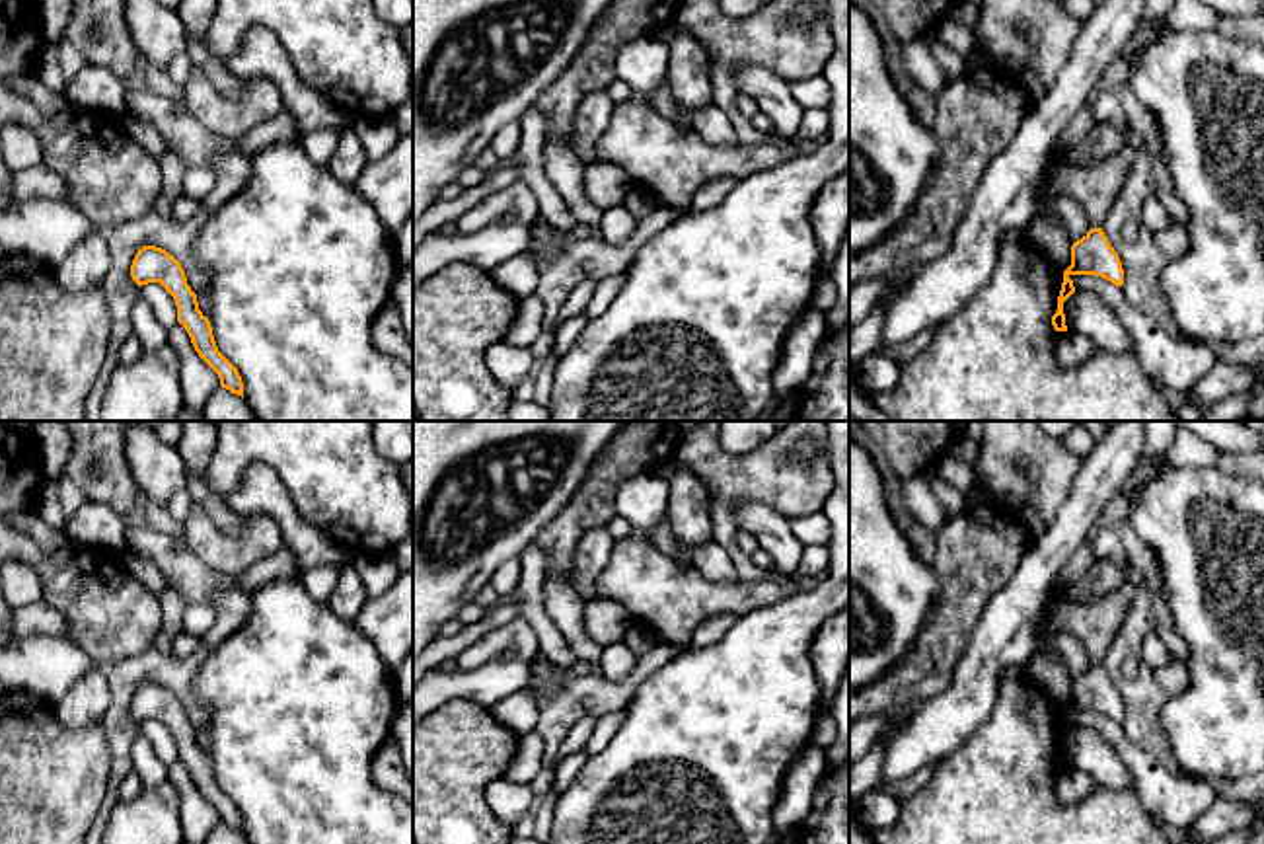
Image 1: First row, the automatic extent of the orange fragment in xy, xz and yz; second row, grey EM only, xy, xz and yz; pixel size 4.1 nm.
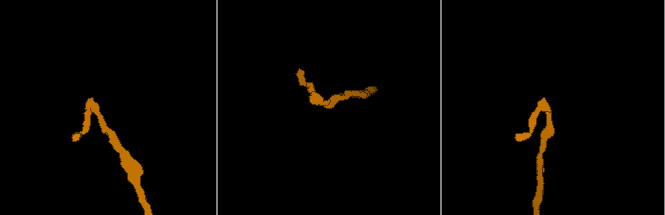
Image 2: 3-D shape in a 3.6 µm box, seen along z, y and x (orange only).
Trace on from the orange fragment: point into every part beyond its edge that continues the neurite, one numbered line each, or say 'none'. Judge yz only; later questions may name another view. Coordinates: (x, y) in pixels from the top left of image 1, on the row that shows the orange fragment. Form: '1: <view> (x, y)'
1: yz (1095, 188)

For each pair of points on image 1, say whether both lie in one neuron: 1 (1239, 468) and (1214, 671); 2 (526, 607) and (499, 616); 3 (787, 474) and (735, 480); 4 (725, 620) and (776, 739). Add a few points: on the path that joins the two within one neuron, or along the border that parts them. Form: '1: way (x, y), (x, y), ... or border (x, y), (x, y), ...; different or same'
1: border (1218, 466), (1243, 480); different
2: border (507, 599), (515, 605), (519, 616); different
3: way (774, 474), (748, 476); same
4: border (739, 616), (713, 642), (690, 648); different

